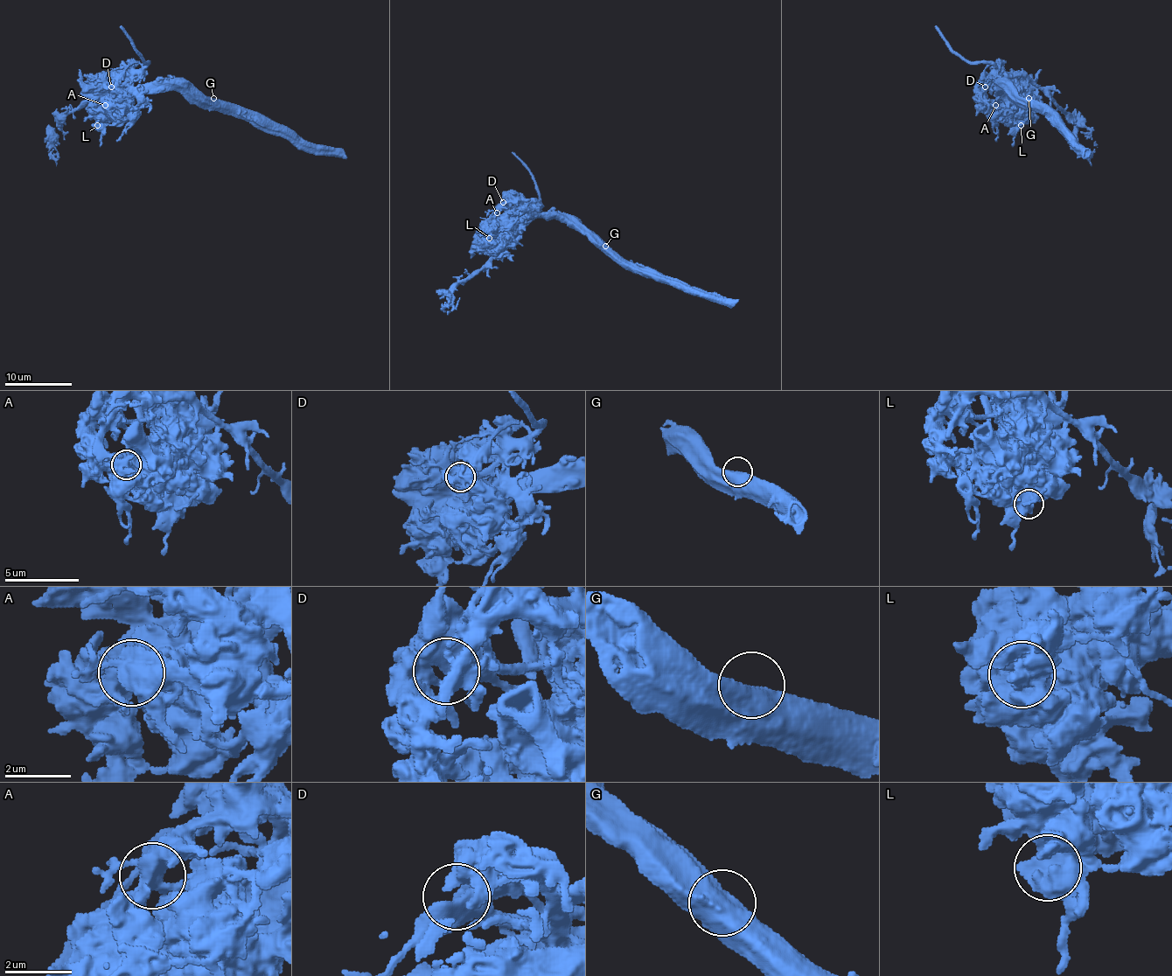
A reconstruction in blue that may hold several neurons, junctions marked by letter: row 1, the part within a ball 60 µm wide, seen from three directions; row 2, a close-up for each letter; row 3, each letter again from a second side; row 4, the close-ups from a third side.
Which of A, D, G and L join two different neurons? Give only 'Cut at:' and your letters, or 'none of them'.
Cut at: A

